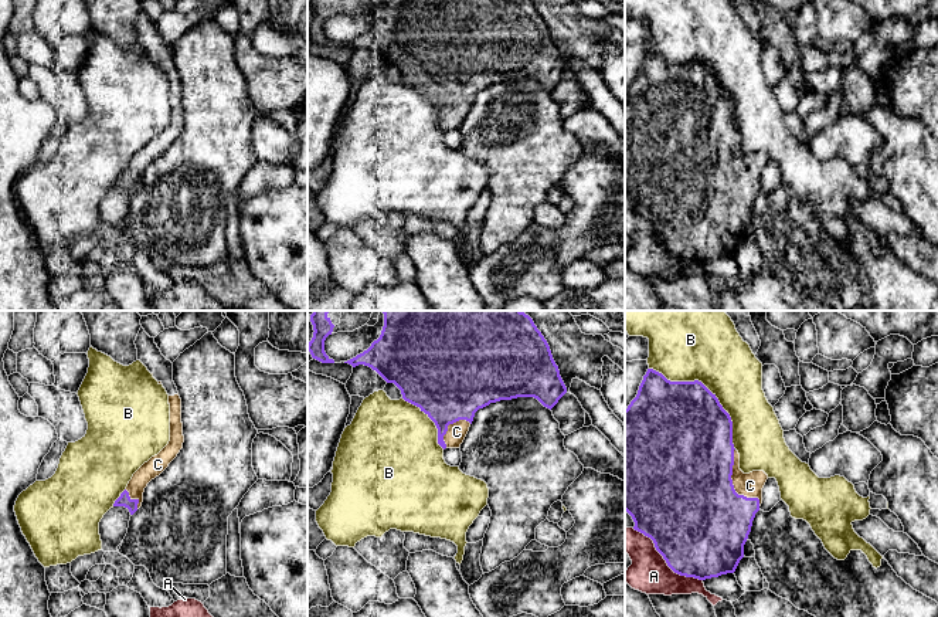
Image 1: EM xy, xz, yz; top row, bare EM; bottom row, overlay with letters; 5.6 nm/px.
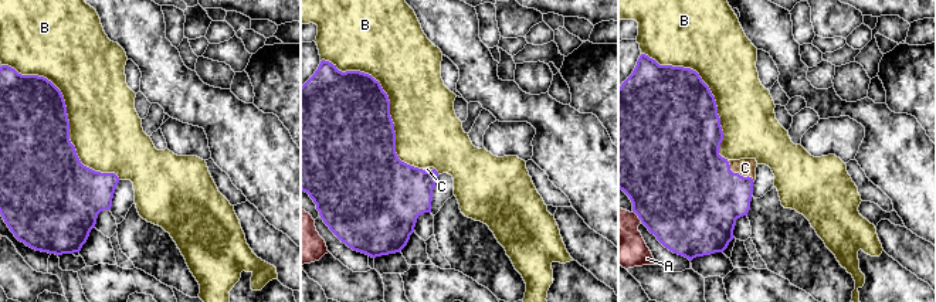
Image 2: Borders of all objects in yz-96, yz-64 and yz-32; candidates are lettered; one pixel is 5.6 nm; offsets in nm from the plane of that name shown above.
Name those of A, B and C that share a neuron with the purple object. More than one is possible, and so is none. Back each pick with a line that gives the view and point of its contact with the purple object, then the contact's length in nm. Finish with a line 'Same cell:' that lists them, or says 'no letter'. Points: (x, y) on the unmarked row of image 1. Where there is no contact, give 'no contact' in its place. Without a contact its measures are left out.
C: contact yz (731, 166); length 360 nm
Same cell: C

